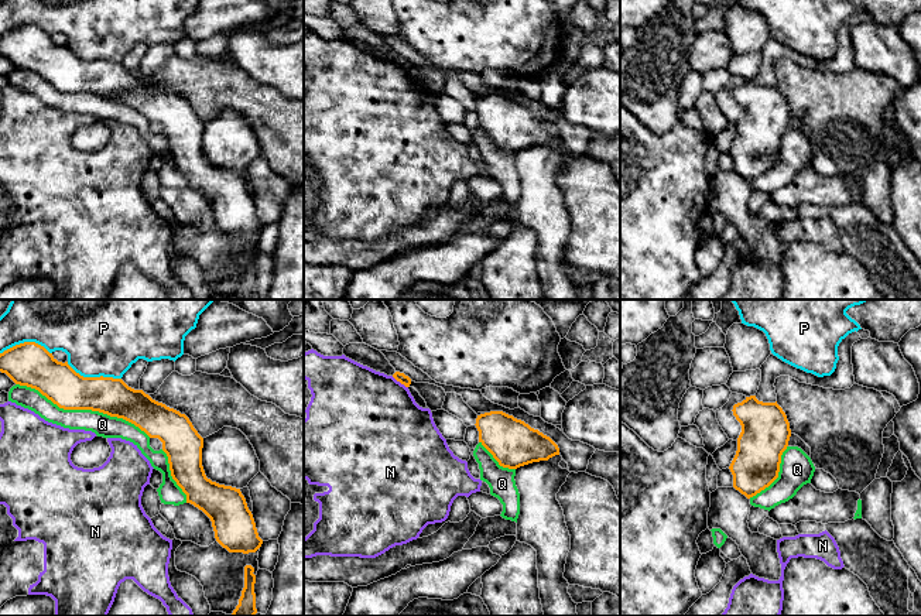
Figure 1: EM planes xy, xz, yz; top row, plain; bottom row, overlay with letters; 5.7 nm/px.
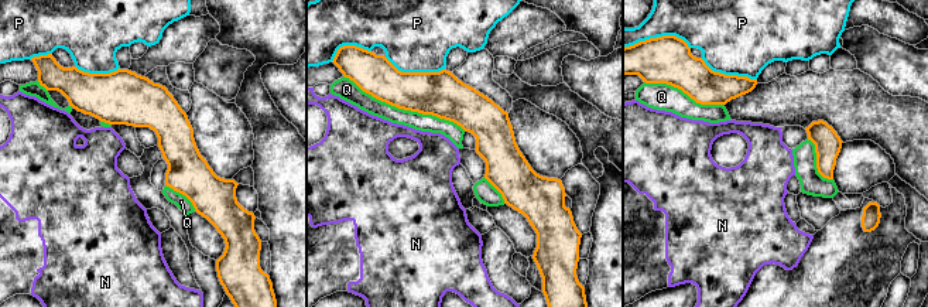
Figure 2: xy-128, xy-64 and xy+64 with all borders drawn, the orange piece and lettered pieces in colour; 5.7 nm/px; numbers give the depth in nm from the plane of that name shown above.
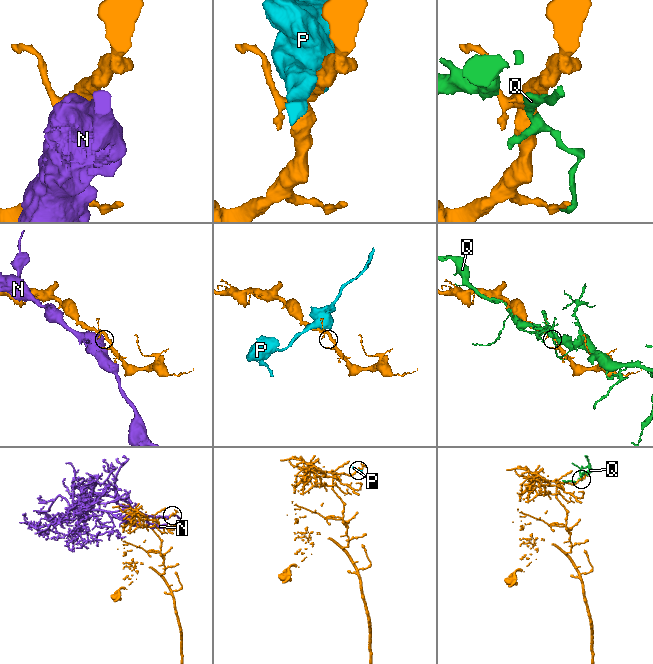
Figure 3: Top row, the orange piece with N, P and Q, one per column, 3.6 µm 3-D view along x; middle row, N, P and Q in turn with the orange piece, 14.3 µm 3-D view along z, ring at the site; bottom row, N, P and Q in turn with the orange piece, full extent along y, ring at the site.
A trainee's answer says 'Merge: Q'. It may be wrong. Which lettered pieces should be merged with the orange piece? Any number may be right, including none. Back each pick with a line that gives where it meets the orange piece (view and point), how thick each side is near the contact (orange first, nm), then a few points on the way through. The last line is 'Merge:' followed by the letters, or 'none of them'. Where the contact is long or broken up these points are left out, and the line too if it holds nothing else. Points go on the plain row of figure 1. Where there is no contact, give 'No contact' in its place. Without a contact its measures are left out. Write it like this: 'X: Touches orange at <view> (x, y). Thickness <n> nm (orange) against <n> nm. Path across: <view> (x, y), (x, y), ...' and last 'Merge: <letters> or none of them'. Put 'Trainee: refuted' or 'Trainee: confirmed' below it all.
Merge: none of them
Trainee: refuted

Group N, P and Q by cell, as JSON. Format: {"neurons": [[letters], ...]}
{"neurons": [["N"], ["P"], ["Q"]]}

